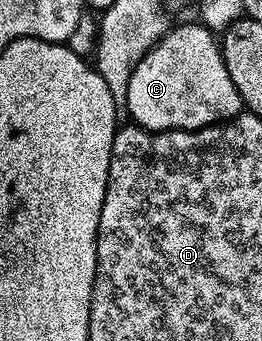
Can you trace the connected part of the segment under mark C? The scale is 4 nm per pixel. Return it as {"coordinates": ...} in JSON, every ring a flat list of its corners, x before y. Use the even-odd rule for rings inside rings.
{"coordinates":[[200,22,170,27,153,45,135,66,131,82,127,82,123,104,129,107,129,116,133,119,130,121,146,132,196,132,199,128,231,120,243,112,241,95,239,90,235,90,235,82,231,82,231,74,227,74,227,66,221,57,218,37]]}

